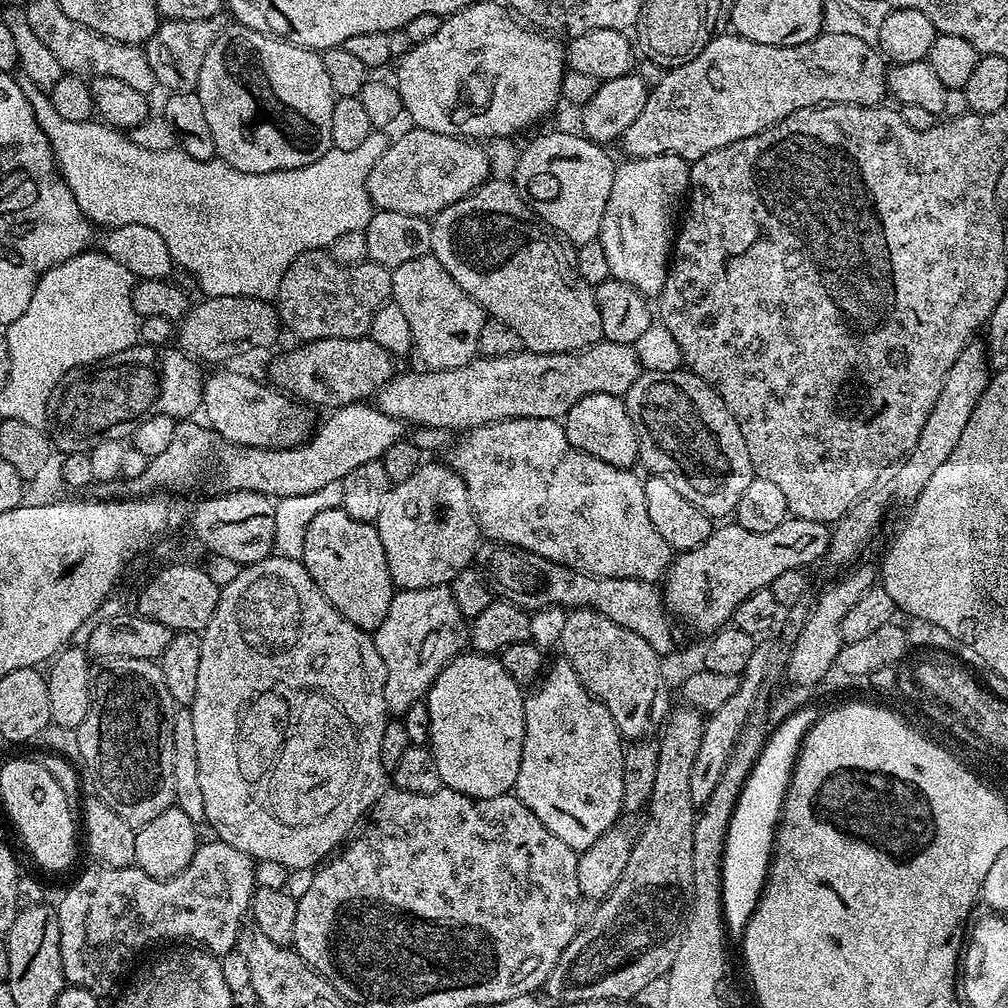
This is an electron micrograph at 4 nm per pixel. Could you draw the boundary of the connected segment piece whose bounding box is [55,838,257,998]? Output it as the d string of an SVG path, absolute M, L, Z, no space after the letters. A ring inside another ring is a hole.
M215 838L209 840L209 844L201 843L197 847L186 870L169 880L154 878L135 866L91 866L65 890L64 897L60 904L55 905L55 909L58 914L64 979L71 987L90 990L96 997L104 998L119 982L120 975L135 962L136 955L146 951L155 940L191 942L217 958L237 947L252 906L252 896L257 890L255 863L242 850L234 850L234 846Z

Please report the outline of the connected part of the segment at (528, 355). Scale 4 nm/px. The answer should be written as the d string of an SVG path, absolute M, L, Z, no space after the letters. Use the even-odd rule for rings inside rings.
M603 338L589 348L577 352L530 352L522 351L517 356L506 358L477 358L466 366L454 370L419 370L393 375L374 397L375 407L390 418L408 426L471 430L484 424L514 418L550 418L560 420L582 398L590 394L614 394L623 397L634 386L642 371L640 356L630 344L610 342Z

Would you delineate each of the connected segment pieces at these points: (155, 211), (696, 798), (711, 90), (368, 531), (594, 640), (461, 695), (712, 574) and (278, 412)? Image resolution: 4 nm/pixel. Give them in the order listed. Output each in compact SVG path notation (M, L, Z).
M17 6L17 8L6 9L5 12L2 12L2 18L6 22L6 26L10 26L10 34L14 34L14 42L18 45L18 68L21 73L24 71L25 74L25 76L21 75L19 77L22 94L26 94L26 98L34 110L34 118L38 118L38 126L42 126L46 138L50 142L52 153L56 159L56 166L60 169L60 174L63 176L64 181L70 186L70 190L84 215L96 226L100 226L100 224L104 224L103 226L137 224L138 226L150 226L150 230L158 230L162 242L166 242L166 250L170 250L170 258L173 265L177 269L185 268L196 279L196 284L204 291L203 295L205 297L249 296L250 298L271 301L278 294L278 286L282 286L282 274L286 274L286 266L290 266L290 262L294 262L294 258L298 258L298 254L309 252L315 248L327 250L334 242L334 238L339 238L341 234L363 232L367 228L374 209L372 199L370 199L366 190L366 182L374 162L378 158L382 158L382 154L390 143L389 137L384 137L387 135L383 131L372 131L366 138L366 142L361 142L355 150L343 152L337 148L332 148L326 154L322 154L322 158L313 164L307 164L301 168L286 170L285 172L267 172L266 174L250 174L237 168L231 168L219 158L215 160L195 160L179 150L170 152L142 150L142 146L134 146L134 142L129 140L123 131L110 128L107 124L97 122L95 119L83 120L82 122L66 122L66 118L62 118L62 114L58 114L58 110L54 110L51 95L45 91L51 90L54 82L58 82L58 78L65 76L62 66L58 66L58 61L54 59L52 51L34 34L30 22L26 22L26 14L23 7Z
M768 642L757 643L754 654L750 654L750 663L739 677L738 691L730 698L726 698L726 702L722 702L718 710L707 713L702 730L702 743L698 746L698 755L694 757L694 766L690 773L690 798L697 806L703 806L710 798L710 794L714 794L714 789L718 787L718 778L722 778L722 770L726 770L726 762L730 762L734 742L738 734L742 734L742 730L748 725L754 698L758 698L758 690L762 688L766 670L770 667L770 658L774 654L774 648L764 643Z
M824 30L810 42L802 42L798 46L782 46L781 48L778 46L762 46L758 42L750 42L735 34L721 34L715 36L706 45L702 54L698 54L698 58L686 62L680 68L669 68L661 75L664 77L657 84L654 84L648 93L646 106L642 106L642 114L638 114L638 118L634 118L632 125L624 131L622 145L624 144L625 150L628 151L627 155L632 158L638 156L680 156L691 162L718 150L722 146L730 146L742 138L750 138L803 108L818 108L822 104L861 104L864 108L870 108L879 105L883 101L880 99L886 96L888 92L888 72L886 67L884 68L884 64L886 65L885 57L871 43L860 38L854 38L853 35L849 34L836 34Z
M344 507L334 510L322 510L314 522L306 526L306 542L302 545L302 563L304 569L314 578L314 582L322 590L322 594L337 610L354 626L372 634L386 618L386 610L390 610L390 602L394 595L394 585L390 578L390 570L386 566L386 550L382 550L382 538L378 534L375 523L358 522L358 518L350 518Z
M577 608L568 612L566 627L562 630L562 638L558 645L563 659L569 660L586 690L595 700L600 700L606 710L610 710L610 718L614 718L614 726L618 726L621 737L625 741L647 740L661 731L662 725L670 715L668 708L668 684L664 681L662 657L646 642L646 638L638 638L630 630L618 626L618 622L610 622L593 608Z
M475 650L465 651L443 668L430 686L426 703L430 710L430 738L428 744L442 774L444 787L472 796L476 800L509 795L516 787L522 762L524 741L524 702L521 685L510 678L503 659Z
M795 518L786 519L782 526L774 526L774 530L765 532L751 532L735 522L721 524L724 525L721 528L719 525L702 546L681 552L673 559L662 584L667 607L692 620L693 630L703 634L725 627L738 602L750 598L754 590L771 588L778 574L786 574L786 570L795 568L807 569L815 560L823 561L832 537L829 525Z
M212 370L205 375L200 406L207 427L229 444L242 448L291 448L309 435L307 414L299 412L283 391L267 383L259 384L254 377L240 372L220 371L224 370Z

